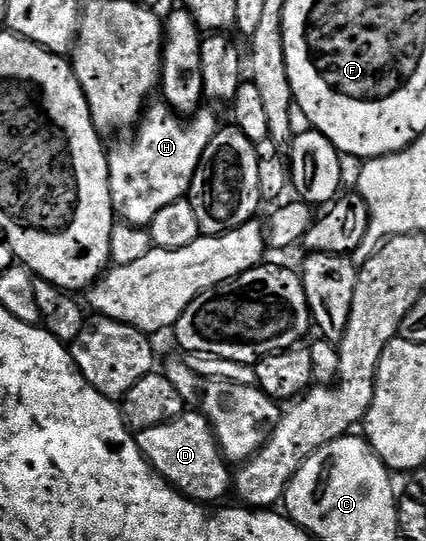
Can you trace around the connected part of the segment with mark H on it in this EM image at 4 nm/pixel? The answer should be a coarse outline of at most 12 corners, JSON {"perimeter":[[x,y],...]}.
{"perimeter":[[149,105],[108,150],[117,219],[187,195],[216,114]]}

